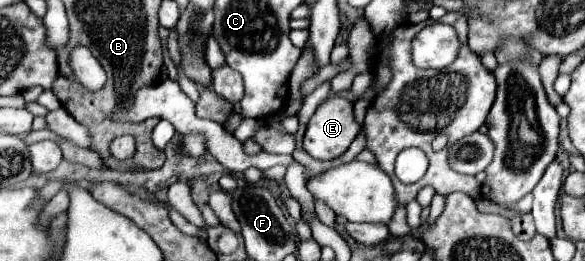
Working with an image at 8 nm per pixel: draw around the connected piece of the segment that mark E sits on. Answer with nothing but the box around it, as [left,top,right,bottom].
[303,96,359,160]

